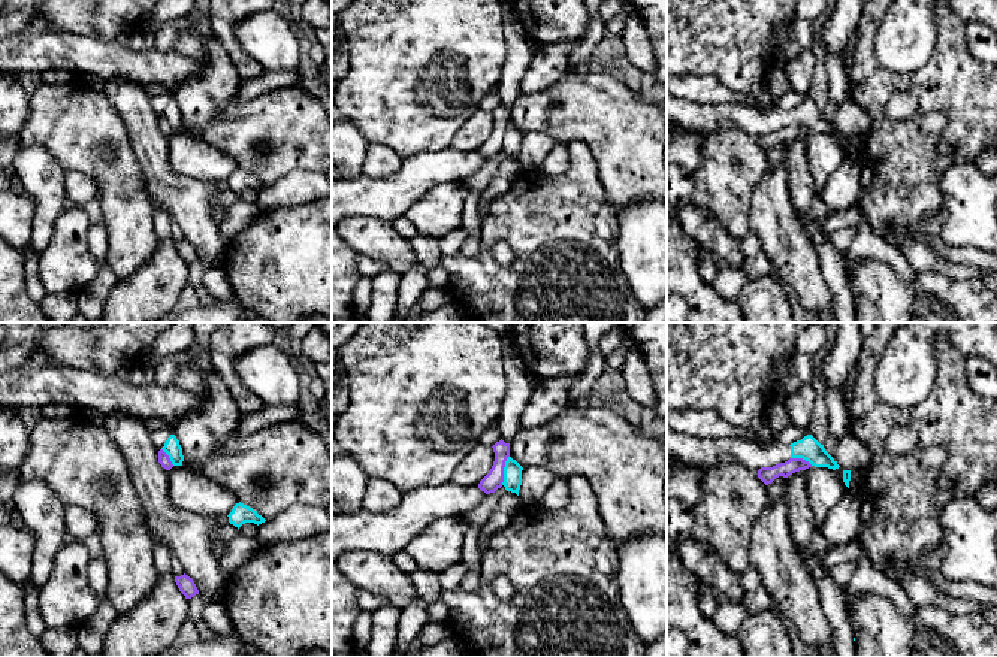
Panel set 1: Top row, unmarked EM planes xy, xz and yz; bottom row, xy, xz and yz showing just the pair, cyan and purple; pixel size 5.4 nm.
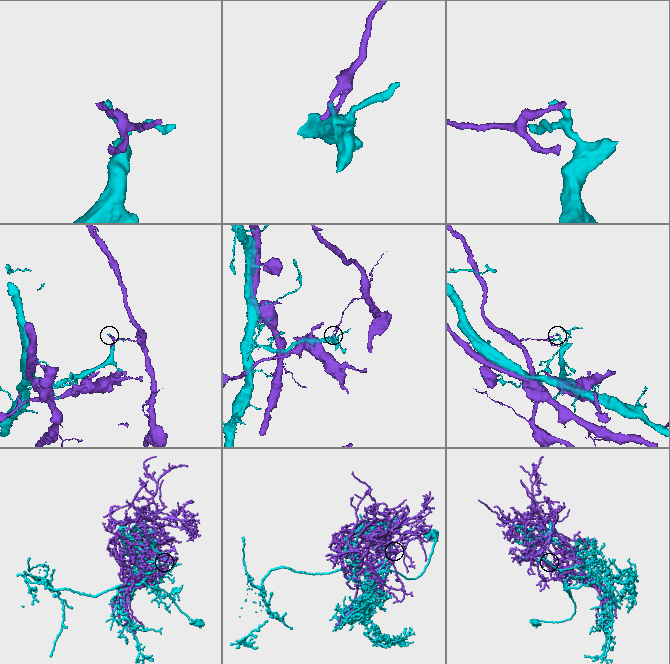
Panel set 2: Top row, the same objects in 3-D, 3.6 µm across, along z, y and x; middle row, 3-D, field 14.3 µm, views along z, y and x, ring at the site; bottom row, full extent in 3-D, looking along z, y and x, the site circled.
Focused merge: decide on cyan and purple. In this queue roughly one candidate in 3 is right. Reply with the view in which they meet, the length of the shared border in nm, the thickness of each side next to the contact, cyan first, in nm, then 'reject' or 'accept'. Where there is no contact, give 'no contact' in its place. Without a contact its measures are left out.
contact in xz; length 170 nm; calibres 100 and 100 nm; reject

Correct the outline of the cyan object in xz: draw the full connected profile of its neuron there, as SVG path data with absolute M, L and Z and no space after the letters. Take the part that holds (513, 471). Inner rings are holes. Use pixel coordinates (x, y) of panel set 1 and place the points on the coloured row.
M511 457L507 458L502 485L507 491L516 493L517 496L522 485L522 470L523 467L516 460Z

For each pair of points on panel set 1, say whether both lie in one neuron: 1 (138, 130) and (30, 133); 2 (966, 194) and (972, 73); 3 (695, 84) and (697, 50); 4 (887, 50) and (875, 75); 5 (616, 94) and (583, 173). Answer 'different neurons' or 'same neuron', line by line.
1: different neurons
2: different neurons
3: different neurons
4: different neurons
5: different neurons

